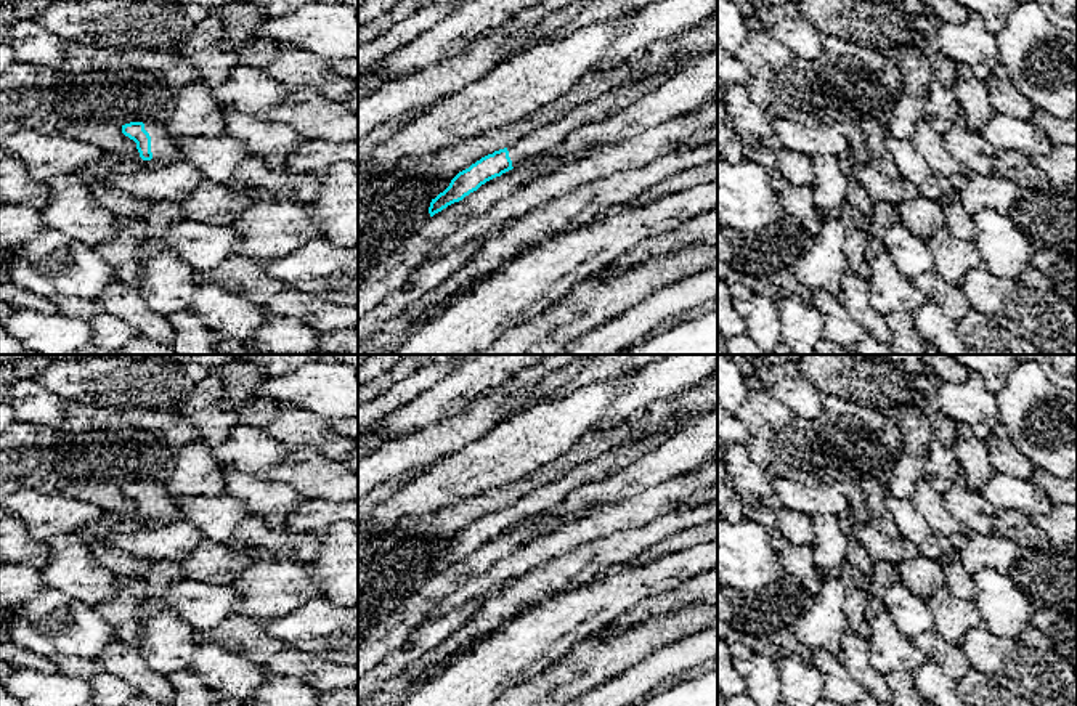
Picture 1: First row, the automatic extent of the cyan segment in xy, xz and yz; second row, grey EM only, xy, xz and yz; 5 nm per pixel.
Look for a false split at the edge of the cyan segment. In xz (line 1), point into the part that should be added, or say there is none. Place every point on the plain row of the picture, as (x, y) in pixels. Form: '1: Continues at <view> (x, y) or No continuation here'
1: Continues at xz (549, 496)

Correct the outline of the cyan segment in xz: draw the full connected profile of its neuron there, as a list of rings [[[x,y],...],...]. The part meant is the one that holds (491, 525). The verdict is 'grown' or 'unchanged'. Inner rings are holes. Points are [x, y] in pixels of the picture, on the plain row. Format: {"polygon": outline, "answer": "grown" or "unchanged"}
{"polygon": [[[682,425],[671,430],[669,433],[655,433],[636,441],[624,441],[618,446],[613,446],[597,457],[576,465],[562,478],[549,481],[541,488],[530,491],[510,505],[482,517],[469,528],[459,531],[451,539],[449,546],[435,558],[432,558],[429,566],[430,576],[441,571],[448,565],[462,560],[486,541],[512,530],[522,520],[539,515],[543,512],[551,512],[575,491],[615,475],[626,465],[653,451],[681,427]]], "answer": "grown"}

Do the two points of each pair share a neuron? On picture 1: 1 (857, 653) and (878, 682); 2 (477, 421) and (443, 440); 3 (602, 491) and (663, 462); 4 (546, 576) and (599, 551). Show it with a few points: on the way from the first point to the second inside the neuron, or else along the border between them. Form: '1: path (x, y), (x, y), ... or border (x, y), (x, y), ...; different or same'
1: path (857, 660), (872, 676); same
2: path (469, 424), (451, 434); same
3: path (617, 488), (649, 470); same
4: path (559, 575), (586, 560); same

